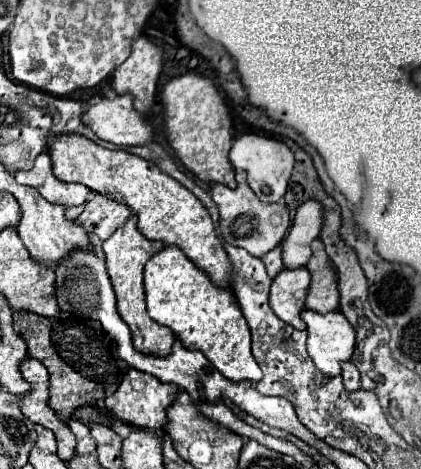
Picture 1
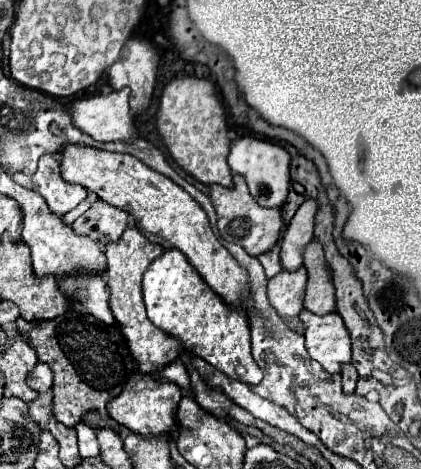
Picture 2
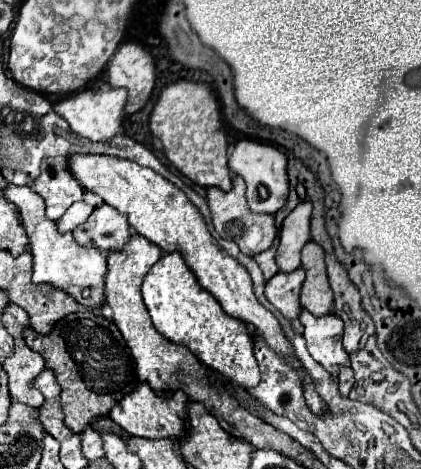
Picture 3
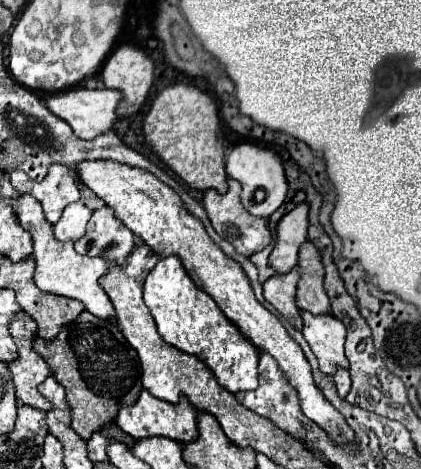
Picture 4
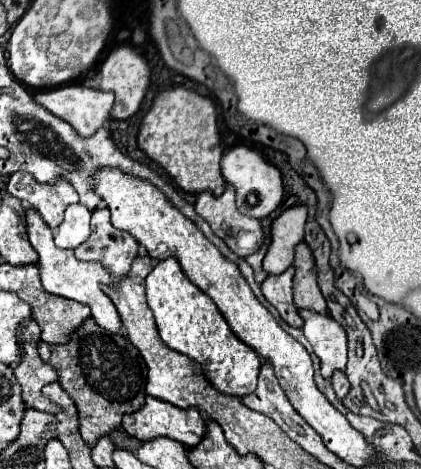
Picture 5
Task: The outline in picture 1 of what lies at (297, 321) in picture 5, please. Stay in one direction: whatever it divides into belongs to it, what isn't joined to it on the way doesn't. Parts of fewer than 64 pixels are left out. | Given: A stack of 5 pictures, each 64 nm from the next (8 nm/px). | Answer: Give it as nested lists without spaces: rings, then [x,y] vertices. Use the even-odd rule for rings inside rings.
[[[306,266],[282,270],[270,288],[270,308],[274,314],[298,330],[306,330],[300,312],[304,310],[306,292],[310,288],[310,272]]]

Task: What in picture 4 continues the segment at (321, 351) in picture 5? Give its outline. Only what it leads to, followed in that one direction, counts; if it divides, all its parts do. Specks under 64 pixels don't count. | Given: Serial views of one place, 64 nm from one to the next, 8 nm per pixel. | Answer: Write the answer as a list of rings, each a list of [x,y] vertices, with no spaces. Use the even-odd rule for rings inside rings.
[[[302,312],[302,322],[302,334],[318,358],[320,370],[324,374],[336,374],[338,366],[348,368],[348,358],[344,354],[344,324],[332,314],[312,316],[310,312]]]

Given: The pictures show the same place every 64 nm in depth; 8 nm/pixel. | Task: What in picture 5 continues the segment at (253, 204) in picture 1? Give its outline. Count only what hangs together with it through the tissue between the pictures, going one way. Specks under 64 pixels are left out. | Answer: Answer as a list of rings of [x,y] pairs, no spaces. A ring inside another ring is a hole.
[[[226,184],[222,196],[214,196],[212,192],[200,192],[196,200],[196,212],[200,212],[204,220],[208,220],[216,236],[220,236],[238,256],[248,256],[262,248],[262,224],[260,220],[238,212],[236,188],[232,184]]]

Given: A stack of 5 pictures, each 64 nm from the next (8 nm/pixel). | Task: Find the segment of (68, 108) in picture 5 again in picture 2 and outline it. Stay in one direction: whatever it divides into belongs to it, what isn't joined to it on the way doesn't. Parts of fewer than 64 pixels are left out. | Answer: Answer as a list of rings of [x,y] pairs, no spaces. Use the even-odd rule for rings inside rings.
[[[128,88],[106,94],[90,96],[70,104],[76,128],[90,134],[100,142],[128,142],[138,138],[134,116],[128,106]]]

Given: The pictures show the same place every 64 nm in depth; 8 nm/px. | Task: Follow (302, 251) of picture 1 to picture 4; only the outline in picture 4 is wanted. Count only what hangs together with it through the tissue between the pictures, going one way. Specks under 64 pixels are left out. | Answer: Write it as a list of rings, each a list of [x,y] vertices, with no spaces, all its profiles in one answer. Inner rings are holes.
[[[302,202],[276,226],[276,246],[270,254],[270,266],[278,274],[286,274],[298,264],[298,250],[308,240],[308,210],[308,204]]]

